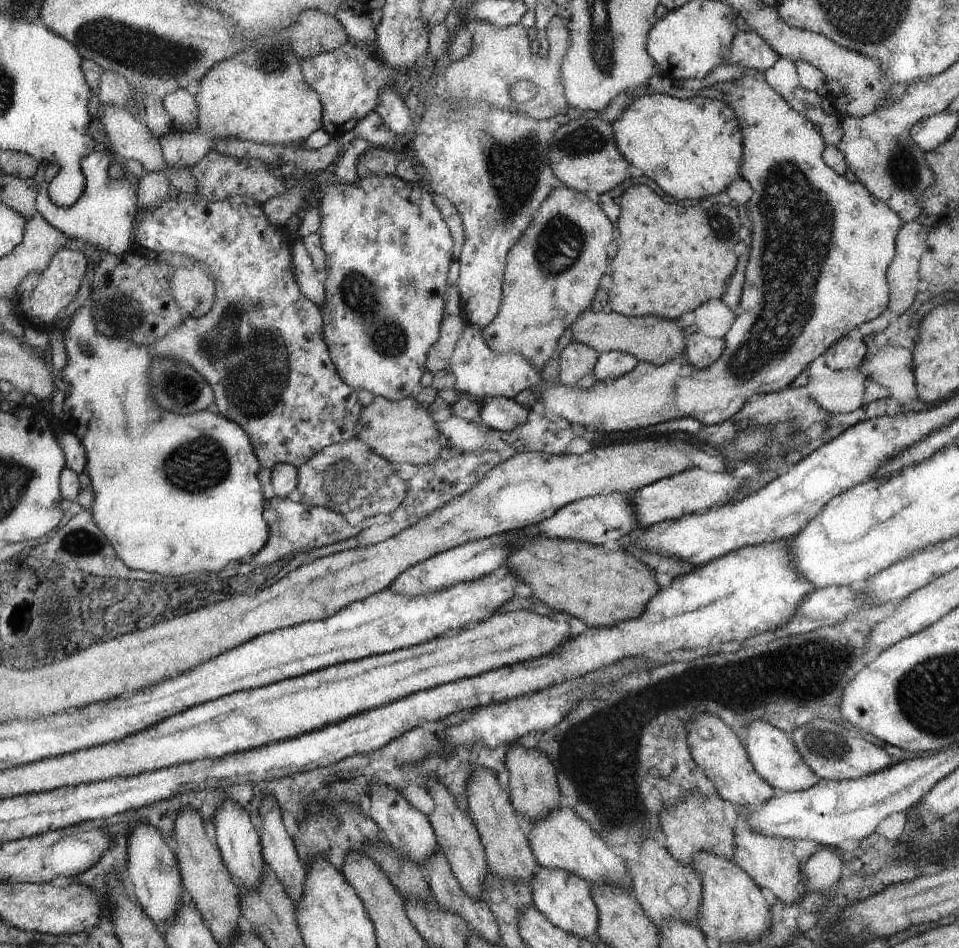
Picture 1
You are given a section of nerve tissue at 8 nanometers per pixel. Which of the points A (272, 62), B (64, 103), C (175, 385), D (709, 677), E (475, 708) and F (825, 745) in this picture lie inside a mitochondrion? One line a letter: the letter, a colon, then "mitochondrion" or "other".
A: mitochondrion
B: other
C: mitochondrion
D: mitochondrion
E: other
F: mitochondrion

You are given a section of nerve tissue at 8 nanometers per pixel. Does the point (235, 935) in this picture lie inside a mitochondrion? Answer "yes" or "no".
no

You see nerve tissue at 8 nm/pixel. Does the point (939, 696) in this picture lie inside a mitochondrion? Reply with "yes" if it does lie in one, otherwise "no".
yes

